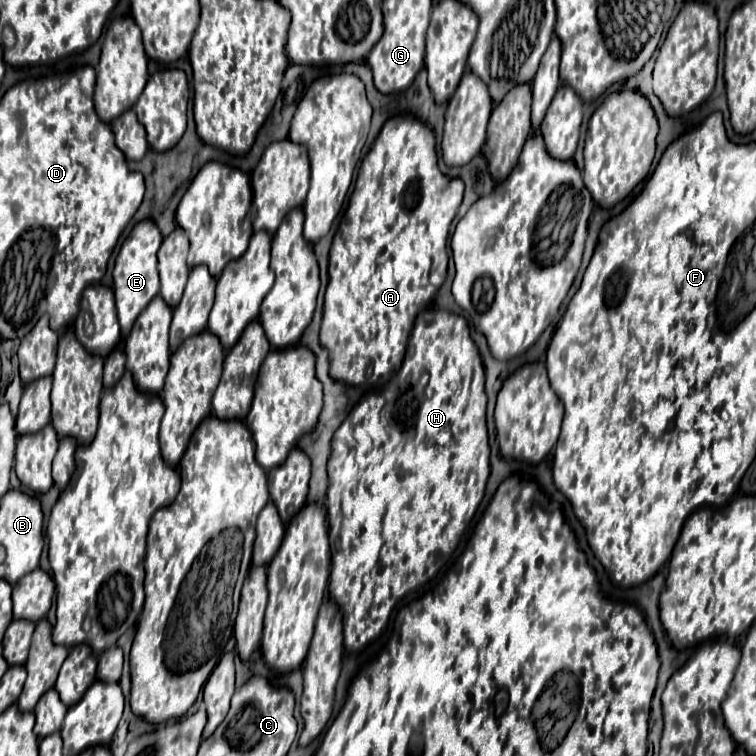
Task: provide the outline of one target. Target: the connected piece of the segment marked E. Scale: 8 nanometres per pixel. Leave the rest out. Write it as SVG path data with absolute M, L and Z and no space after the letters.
M143 219L139 221L131 235L123 241L121 251L117 255L115 261L115 269L113 269L113 291L115 291L115 307L117 307L117 317L119 317L119 325L121 325L121 337L125 339L135 323L135 319L139 317L139 313L147 307L147 303L159 293L159 271L157 271L157 251L159 245L163 241L163 235L159 231L159 227L155 225L155 221L151 219Z

